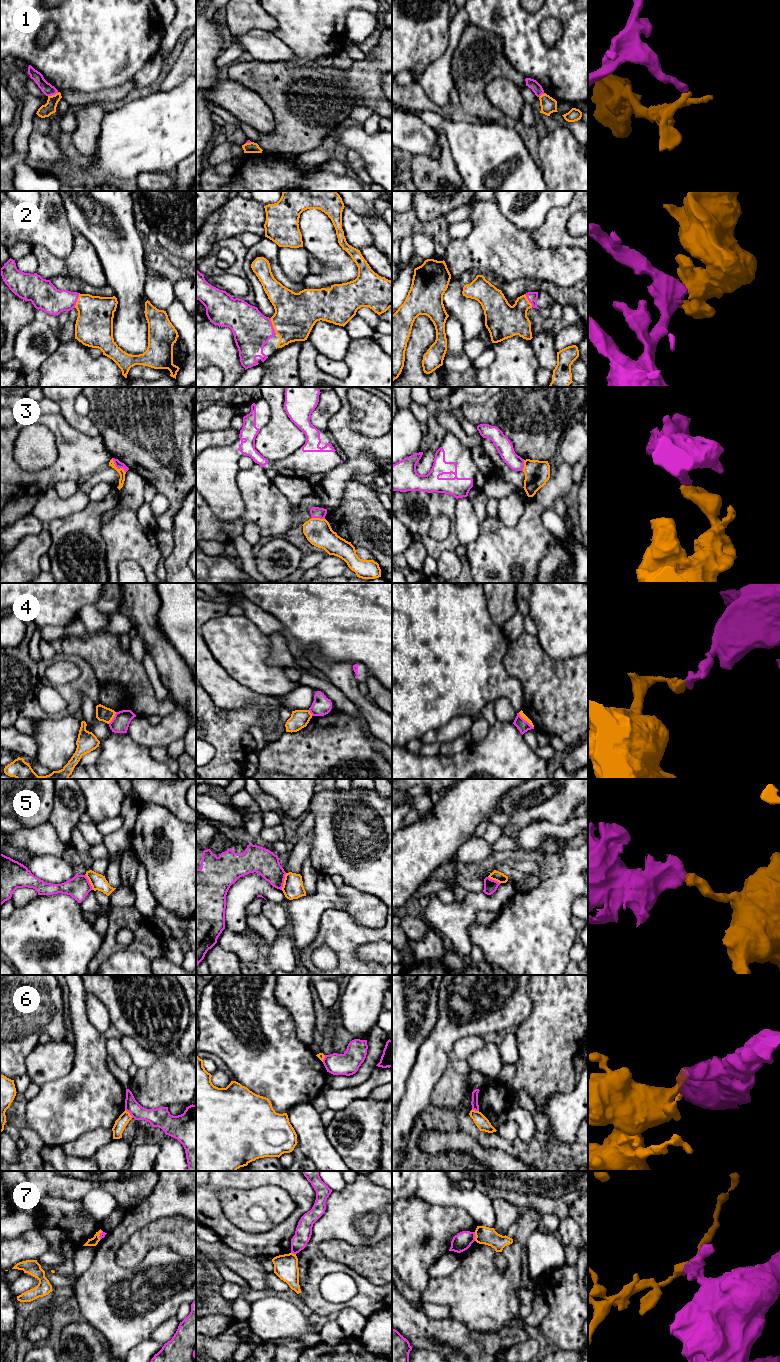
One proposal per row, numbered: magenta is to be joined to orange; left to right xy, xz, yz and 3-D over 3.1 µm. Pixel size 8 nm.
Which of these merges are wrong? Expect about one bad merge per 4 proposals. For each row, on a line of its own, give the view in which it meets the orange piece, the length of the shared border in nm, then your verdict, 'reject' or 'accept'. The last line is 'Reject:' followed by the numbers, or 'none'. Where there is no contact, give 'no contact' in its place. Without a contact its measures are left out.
1: xy | 90 nm | reject
2: xz | 150 nm | accept
3: xy | 160 nm | reject
4: yz | 170 nm | reject
5: xz | 140 nm | reject
6: xy | 90 nm | reject
7: yz | 70 nm | accept
Reject: 1, 3, 4, 5, 6

